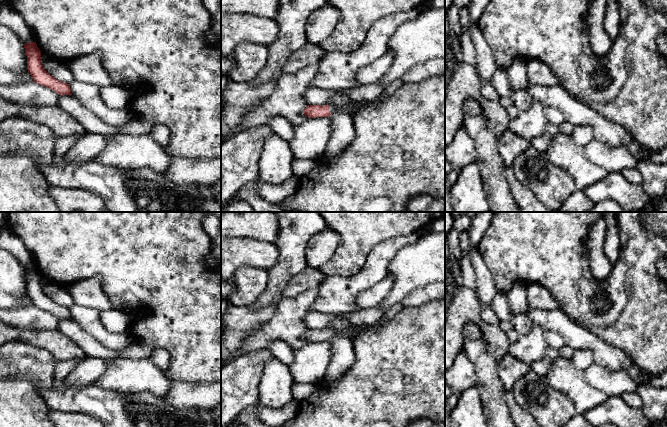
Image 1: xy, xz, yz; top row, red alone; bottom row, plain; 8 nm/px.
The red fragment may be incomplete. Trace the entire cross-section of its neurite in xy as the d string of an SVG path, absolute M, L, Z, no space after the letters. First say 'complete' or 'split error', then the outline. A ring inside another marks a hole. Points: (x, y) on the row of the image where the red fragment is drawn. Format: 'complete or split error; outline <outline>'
complete; outline M36 42L24 44L24 48L27 56L27 69L34 82L50 88L60 96L72 95L70 84L55 79L43 68L41 51L37 47Z

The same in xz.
split error; outline M350 102L344 105L308 105L304 110L304 115L309 118L316 117L329 117L331 114L335 113L348 113L352 117L358 113L360 110L366 108L367 102Z

